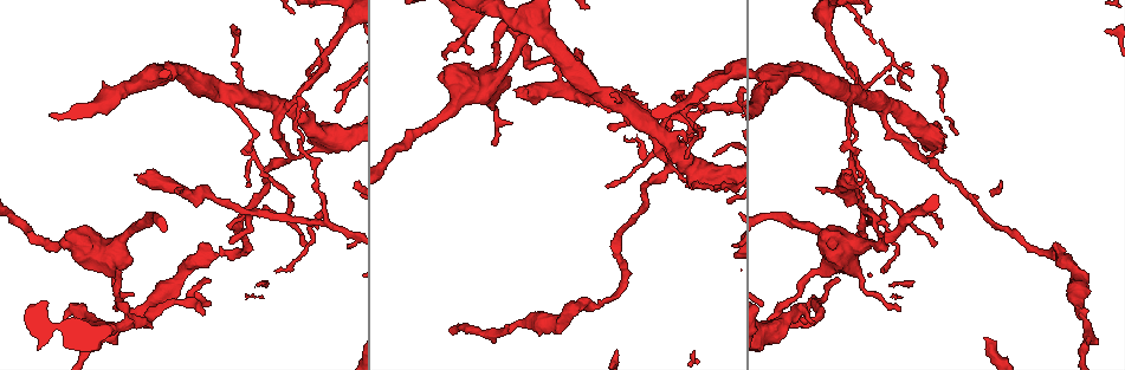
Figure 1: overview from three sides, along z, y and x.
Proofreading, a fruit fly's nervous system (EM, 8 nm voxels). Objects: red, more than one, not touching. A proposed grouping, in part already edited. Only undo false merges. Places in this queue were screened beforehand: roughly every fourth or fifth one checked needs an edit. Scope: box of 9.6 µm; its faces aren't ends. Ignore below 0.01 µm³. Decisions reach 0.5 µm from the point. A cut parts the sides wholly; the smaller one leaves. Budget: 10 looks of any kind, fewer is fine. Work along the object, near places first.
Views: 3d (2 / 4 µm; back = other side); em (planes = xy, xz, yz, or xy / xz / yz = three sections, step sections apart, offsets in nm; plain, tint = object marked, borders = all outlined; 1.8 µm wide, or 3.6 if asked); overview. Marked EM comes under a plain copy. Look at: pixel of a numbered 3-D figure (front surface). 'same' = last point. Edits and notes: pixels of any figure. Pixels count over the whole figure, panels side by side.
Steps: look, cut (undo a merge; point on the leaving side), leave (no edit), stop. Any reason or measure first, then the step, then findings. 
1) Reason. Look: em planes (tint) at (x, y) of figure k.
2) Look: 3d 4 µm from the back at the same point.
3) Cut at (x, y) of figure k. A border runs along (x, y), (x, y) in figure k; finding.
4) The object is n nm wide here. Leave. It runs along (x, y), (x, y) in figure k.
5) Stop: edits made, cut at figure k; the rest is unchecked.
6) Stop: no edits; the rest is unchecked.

Calibre changes. Look: em planes (tint) at (798, 311) of figure 1.

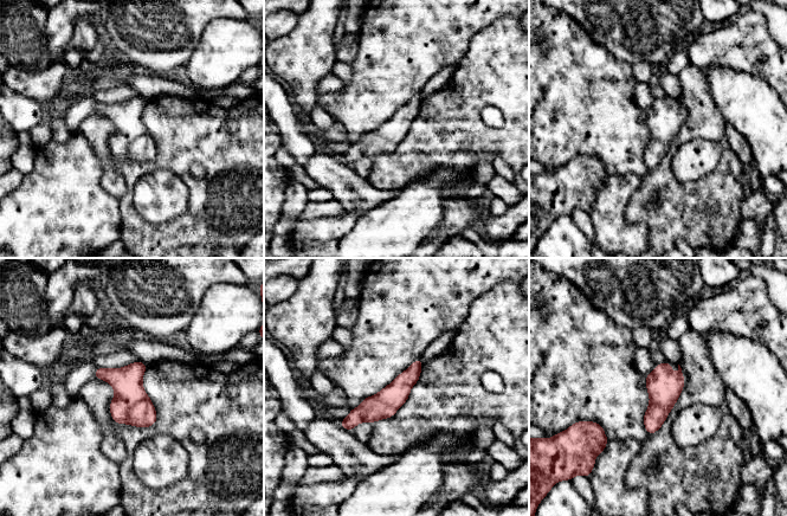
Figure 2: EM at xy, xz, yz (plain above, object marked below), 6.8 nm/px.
Leave. It runs along (419, 365), (379, 406), (343, 423) in figure 2; one neuron here.

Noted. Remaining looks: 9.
Look: 3d 4 µm at (187, 299) of figure 1.

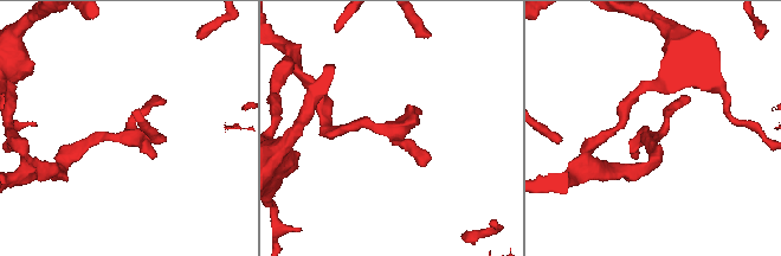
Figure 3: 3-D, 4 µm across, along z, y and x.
Now the EM. Look: em 3.6 µm planes (tint) at (126, 139) of figure 3.

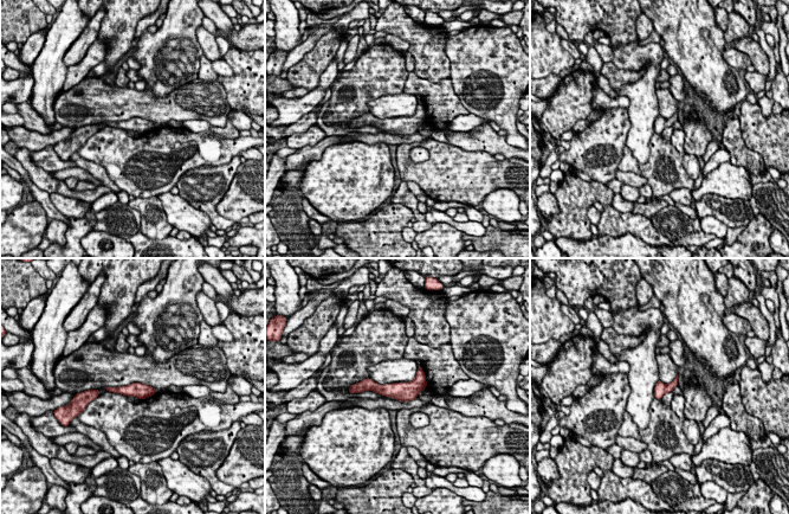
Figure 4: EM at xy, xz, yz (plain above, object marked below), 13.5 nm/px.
The object is 180 nm wide here. Leave. All the same neuron.

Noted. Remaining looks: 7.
Thick turns thin. Look: 3d 4 µm at (1059, 259) of figure 1.

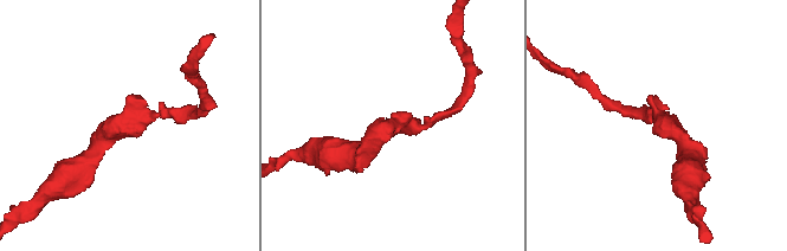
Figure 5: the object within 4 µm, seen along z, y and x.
Now the EM. Look: em xy step 16 (tint) at (404, 125) of figure 5.

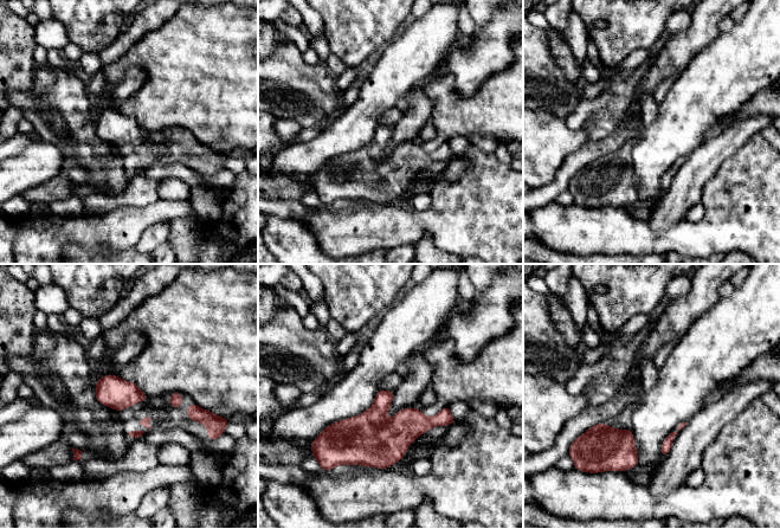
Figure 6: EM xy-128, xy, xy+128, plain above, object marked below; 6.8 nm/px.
Leave. One neuron here.

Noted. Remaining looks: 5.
Four-way junction. Look: 3d 2 µm at (658, 131) of figure 1.

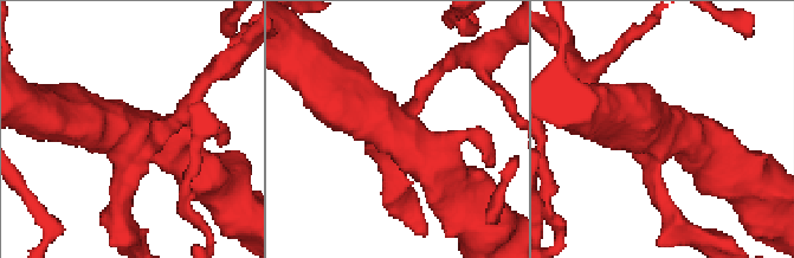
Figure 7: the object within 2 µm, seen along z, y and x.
4 arms meet here; now the EM. Look: em planes (tint) at (658, 137) of figure 7.

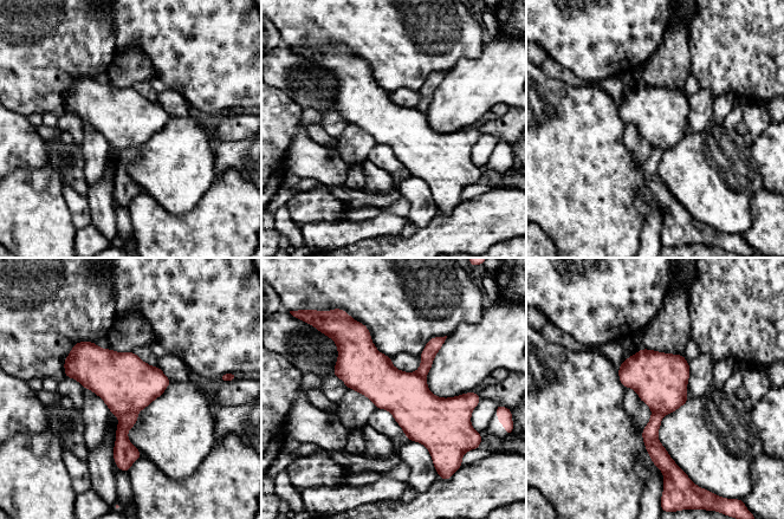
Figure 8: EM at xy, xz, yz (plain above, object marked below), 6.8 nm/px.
The object is 320 nm wide here. Cut at (123, 448) of figure 8. A second neuron is stuck on.

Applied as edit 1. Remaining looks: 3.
Stop: edits made, cut at figure 8; the rest is unchecked.

